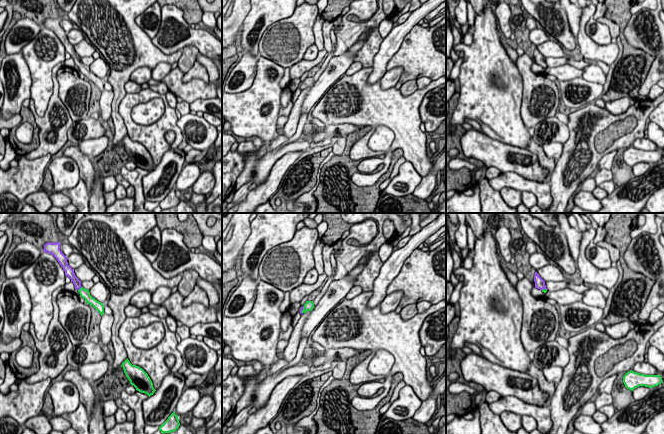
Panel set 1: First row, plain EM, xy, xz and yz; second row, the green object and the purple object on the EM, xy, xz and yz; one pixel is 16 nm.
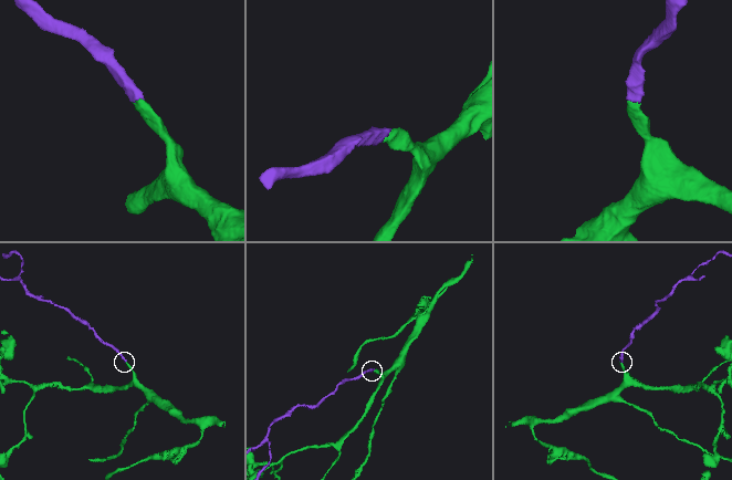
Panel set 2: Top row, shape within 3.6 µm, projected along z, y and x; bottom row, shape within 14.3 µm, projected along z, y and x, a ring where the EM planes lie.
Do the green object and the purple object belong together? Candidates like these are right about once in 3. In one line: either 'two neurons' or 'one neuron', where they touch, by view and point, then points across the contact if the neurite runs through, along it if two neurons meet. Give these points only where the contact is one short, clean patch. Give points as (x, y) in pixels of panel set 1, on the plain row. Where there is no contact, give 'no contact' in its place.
one neuron; contact xy (80, 64); way xy (84, 69), (80, 64), (77, 59)

